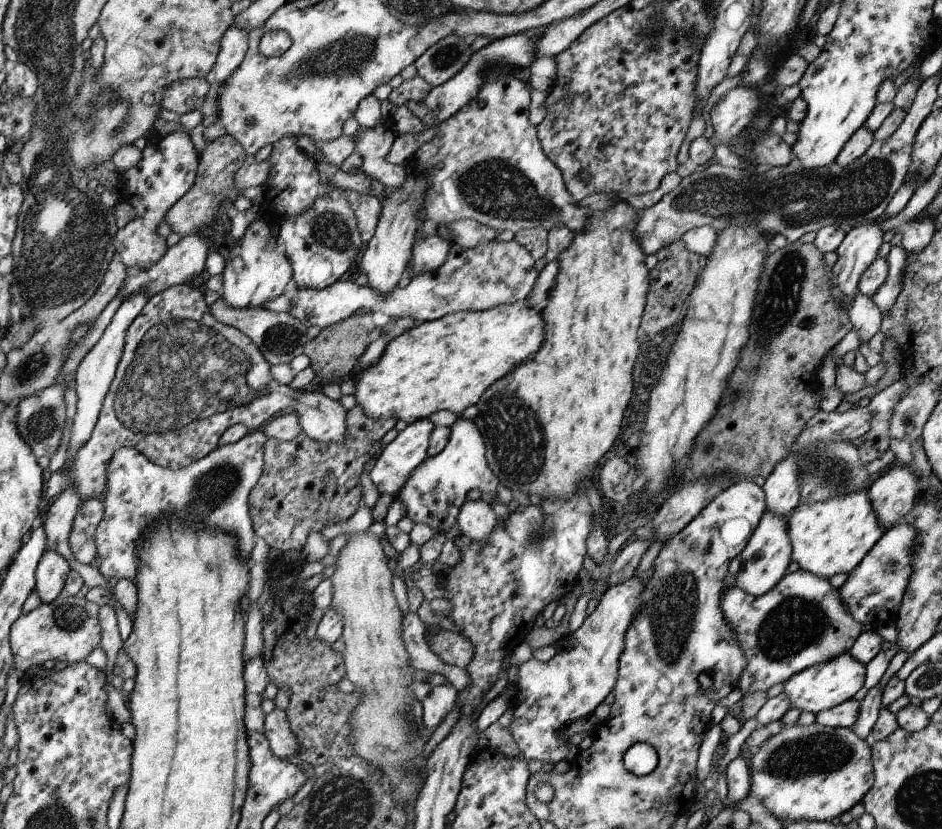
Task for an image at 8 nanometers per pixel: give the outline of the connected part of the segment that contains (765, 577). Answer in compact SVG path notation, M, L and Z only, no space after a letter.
M766 511L743 547L739 554L741 567L733 576L733 584L752 597L761 597L778 584L778 581L786 574L788 565L792 562L792 545L787 533L787 518Z

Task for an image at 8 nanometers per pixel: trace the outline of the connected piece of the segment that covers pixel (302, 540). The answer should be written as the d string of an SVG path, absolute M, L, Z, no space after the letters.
M358 404L346 414L346 434L342 442L318 442L304 431L290 441L270 437L265 442L264 472L253 486L249 505L254 534L264 538L272 549L281 553L287 550L302 552L310 532L346 522L358 510L363 495L361 476L368 460L366 456L372 444L392 430L397 420L372 420Z

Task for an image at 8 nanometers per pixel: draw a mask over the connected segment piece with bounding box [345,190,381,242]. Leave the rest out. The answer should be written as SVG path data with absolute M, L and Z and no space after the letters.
M345 190L350 206L355 212L358 230L364 242L374 236L375 228L381 213L381 200L372 195L361 195L356 191Z

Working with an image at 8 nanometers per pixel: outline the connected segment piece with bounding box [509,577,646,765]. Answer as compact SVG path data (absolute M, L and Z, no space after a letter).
M632 577L622 584L610 584L598 600L595 610L589 616L586 615L583 624L575 631L568 633L559 640L557 654L549 661L542 662L530 659L519 665L519 677L515 688L515 696L511 705L514 706L513 720L509 725L510 732L522 751L526 760L540 760L540 762L558 764L561 760L572 763L579 754L579 747L572 745L568 739L560 736L561 730L575 722L592 715L597 706L604 702L604 698L612 692L617 681L619 660L624 648L625 634L634 620L634 615L639 611L639 598L644 590L645 582L639 578Z

